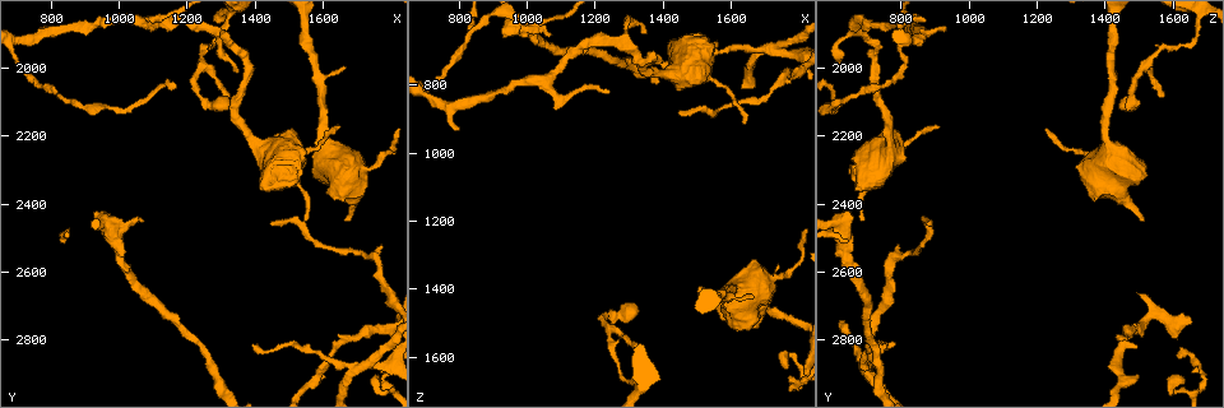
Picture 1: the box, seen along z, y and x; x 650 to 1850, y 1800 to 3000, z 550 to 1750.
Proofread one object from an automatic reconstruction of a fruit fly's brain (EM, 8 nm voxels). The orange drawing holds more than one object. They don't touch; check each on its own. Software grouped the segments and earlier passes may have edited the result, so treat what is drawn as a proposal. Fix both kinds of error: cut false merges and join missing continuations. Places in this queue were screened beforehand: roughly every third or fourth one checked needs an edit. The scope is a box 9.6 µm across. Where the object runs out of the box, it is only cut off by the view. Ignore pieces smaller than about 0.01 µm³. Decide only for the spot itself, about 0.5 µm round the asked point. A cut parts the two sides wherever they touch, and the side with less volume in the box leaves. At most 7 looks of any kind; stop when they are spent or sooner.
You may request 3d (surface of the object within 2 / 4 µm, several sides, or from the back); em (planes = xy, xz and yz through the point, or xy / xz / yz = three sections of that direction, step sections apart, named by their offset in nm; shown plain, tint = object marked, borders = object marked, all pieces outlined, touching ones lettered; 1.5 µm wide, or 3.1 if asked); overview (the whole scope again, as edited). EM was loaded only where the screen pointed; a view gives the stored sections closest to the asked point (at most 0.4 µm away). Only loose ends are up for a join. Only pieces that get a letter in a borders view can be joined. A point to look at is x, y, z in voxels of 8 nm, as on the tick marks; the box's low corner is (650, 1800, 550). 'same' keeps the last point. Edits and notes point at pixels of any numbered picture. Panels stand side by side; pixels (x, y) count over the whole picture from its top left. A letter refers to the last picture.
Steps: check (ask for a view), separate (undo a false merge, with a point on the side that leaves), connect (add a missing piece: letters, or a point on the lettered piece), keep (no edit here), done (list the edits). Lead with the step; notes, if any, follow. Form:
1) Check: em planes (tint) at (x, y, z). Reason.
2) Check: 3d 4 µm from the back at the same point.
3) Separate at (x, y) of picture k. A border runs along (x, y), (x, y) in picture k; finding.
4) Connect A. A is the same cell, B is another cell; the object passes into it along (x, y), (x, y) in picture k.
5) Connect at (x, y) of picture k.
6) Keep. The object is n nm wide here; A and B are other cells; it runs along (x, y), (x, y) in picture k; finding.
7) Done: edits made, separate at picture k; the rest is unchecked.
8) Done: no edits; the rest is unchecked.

Check: 3d 4 µm at (1290, 1890, 670). Three arms meet.

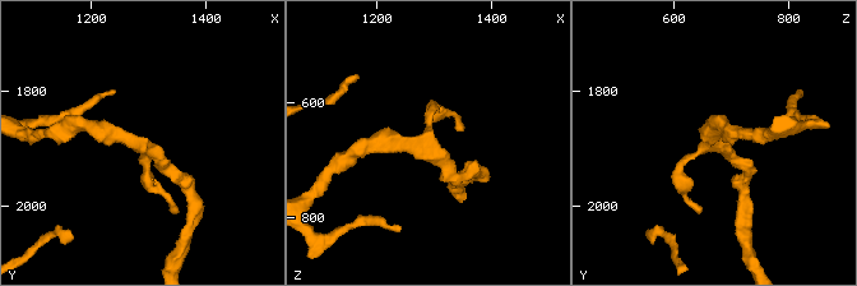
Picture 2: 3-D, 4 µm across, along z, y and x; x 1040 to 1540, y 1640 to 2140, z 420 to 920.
Check: em xz step 8 (tint) at (1285, 1890, 675). 3 arms meet here; shape alone is not enough.

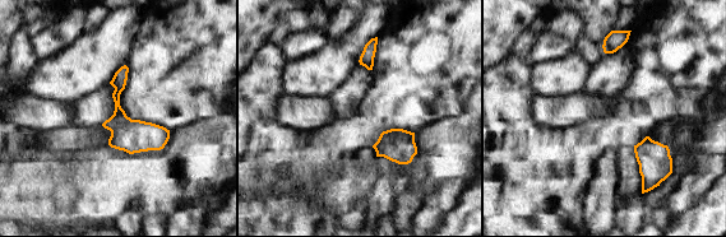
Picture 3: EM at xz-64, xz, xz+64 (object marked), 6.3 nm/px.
Check: em planes (borders) at the same point.

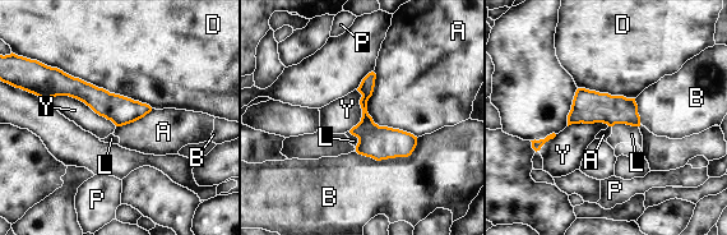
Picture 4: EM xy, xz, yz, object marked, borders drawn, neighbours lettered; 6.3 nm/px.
Keep. The longest contact is with D, 750 nm; A, B, D, L, P and Y are other cells; it runs along (42, 90), (147, 109) in picture 4; continuous, no second neuron.

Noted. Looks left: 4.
Check: em planes (plain) at (1640, 2180, 910). Thin end.

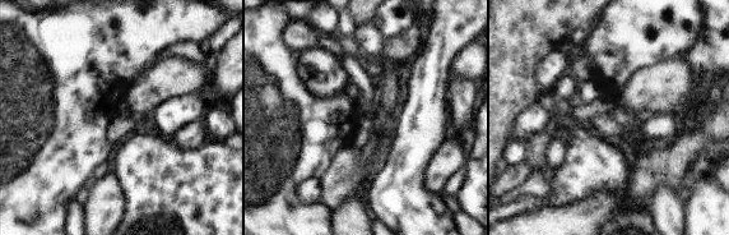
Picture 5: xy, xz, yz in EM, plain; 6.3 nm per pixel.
Check: em planes (borders) at the same point.

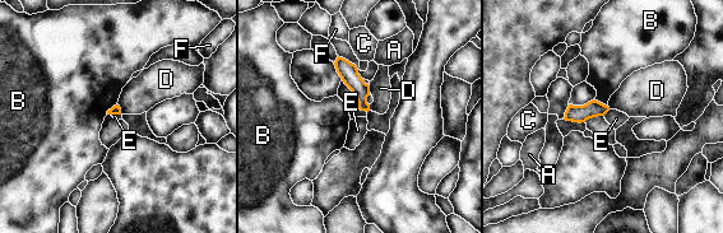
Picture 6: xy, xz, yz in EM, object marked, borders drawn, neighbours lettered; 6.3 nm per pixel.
Keep. A, B, C, D, E and F are other cells; it runs along (339, 60), (361, 89), (366, 107) in picture 6; no lettered piece goes on from it.

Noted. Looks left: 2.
Done: no edits; the rest is unchecked.

